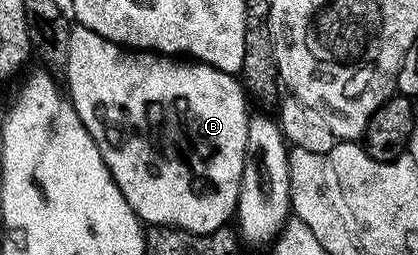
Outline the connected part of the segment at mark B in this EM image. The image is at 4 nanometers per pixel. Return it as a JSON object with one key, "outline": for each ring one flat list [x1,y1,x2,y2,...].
{"outline":[[82,24,69,28,68,34,70,43,68,44,68,60,66,62,66,70,68,69,67,96,70,98,72,106,76,108,76,114,82,119,86,131,90,131,114,183,122,191,126,203,130,203,136,216,149,226,171,225,173,229,185,229,187,233,212,233,216,229,225,228,235,214,236,204,240,198,240,180,244,170,244,152,248,138,250,110,248,110,247,103,244,102,246,93,241,82,233,74,223,73,214,67,197,63,191,59,177,59,175,56,161,55,155,51,133,51,125,46,116,45,102,35,90,31]]}

